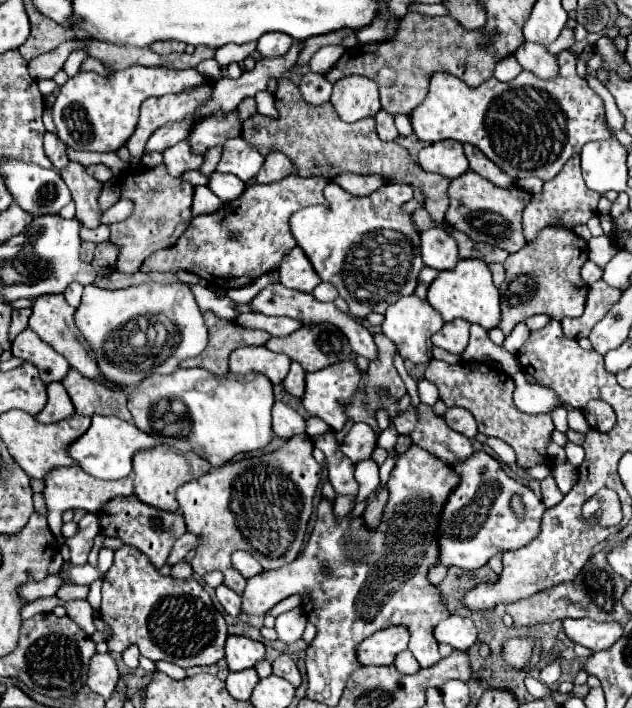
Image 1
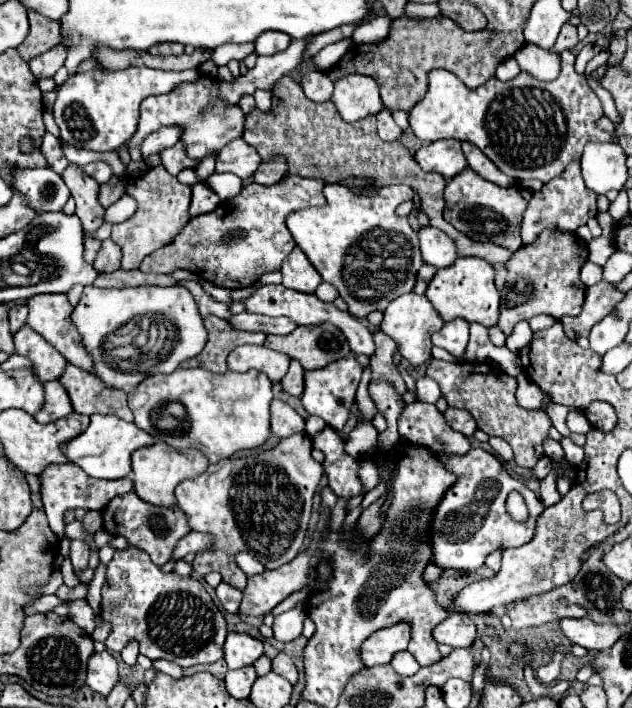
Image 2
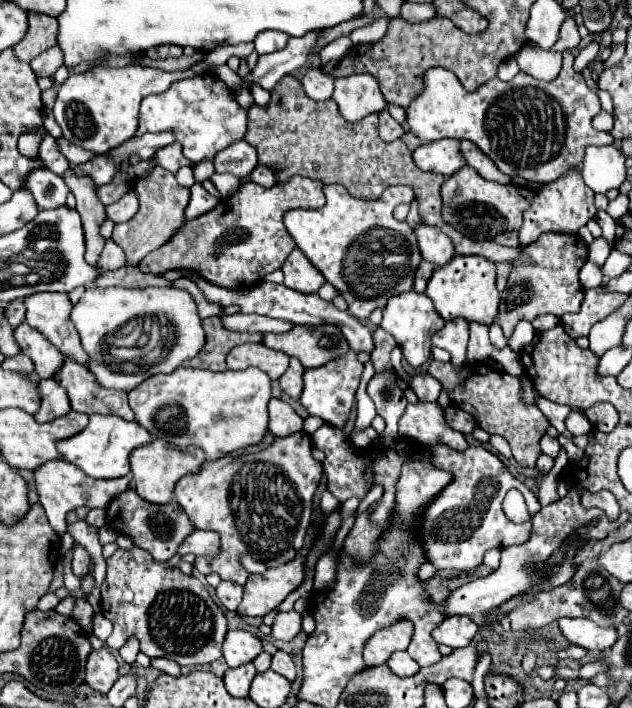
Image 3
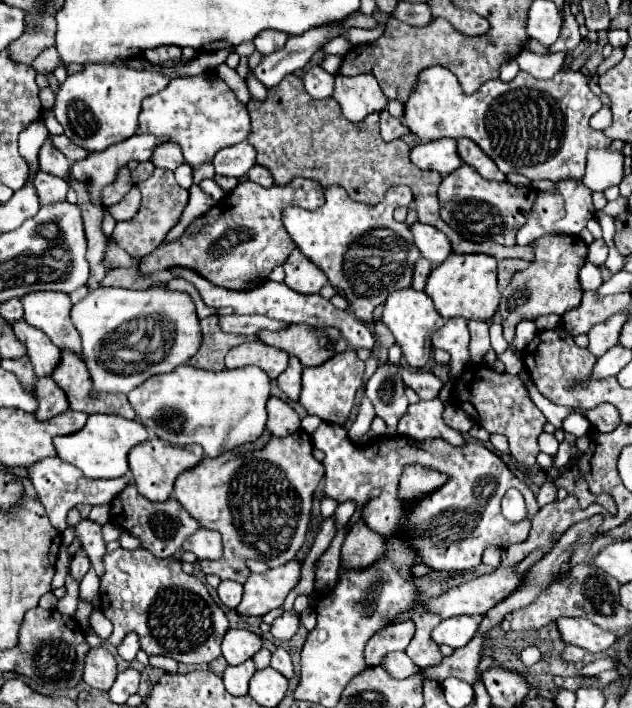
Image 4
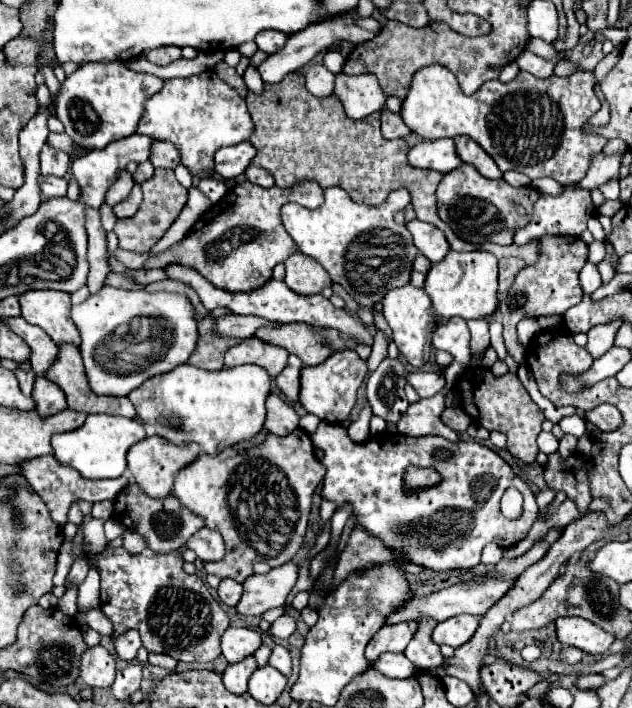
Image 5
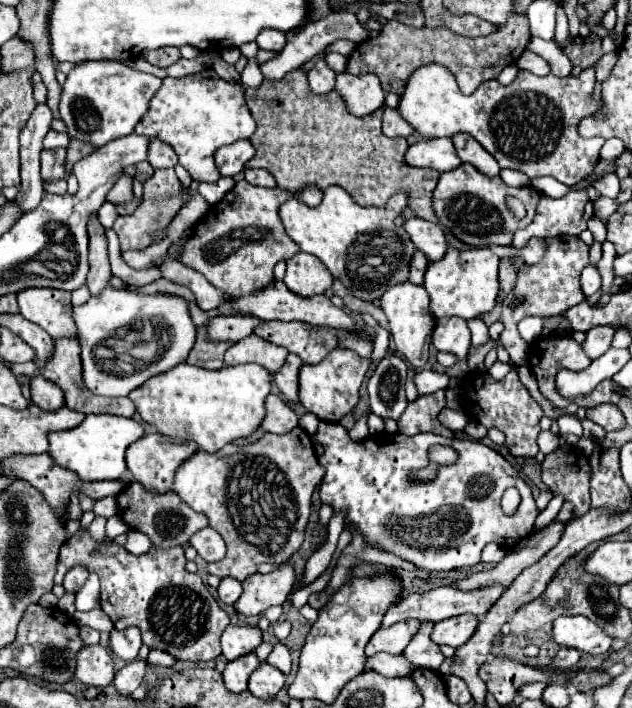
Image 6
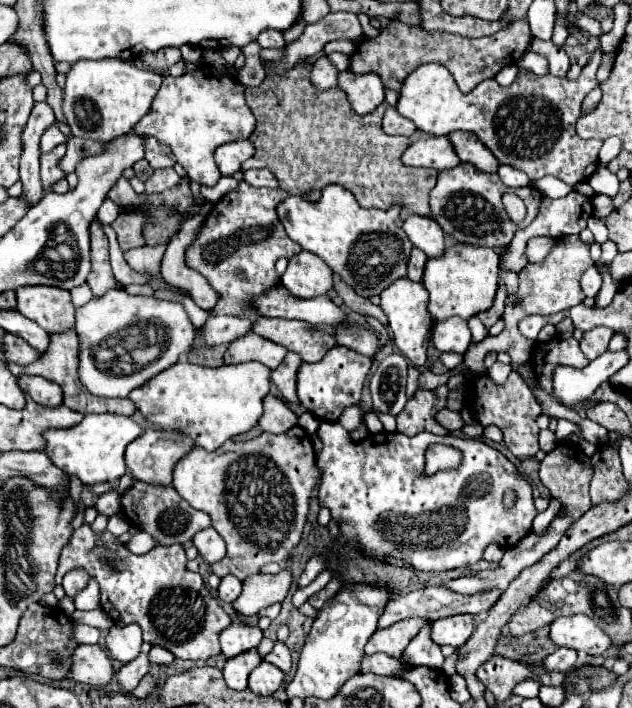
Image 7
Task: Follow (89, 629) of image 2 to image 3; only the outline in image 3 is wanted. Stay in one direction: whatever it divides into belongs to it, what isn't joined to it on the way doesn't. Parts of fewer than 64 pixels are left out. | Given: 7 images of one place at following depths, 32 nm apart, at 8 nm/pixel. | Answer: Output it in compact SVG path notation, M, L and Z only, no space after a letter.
M78 598L74 606L74 616L75 622L86 632L86 634L91 634L93 630L92 618L94 611L92 606L84 598Z

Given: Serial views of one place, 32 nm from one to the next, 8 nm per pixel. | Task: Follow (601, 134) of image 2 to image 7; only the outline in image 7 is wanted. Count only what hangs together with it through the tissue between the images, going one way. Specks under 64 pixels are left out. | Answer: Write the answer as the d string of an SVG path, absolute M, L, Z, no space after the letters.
M596 52L592 58L592 64L584 66L576 80L558 78L554 74L536 76L534 72L520 70L516 80L508 88L496 84L496 80L484 80L470 94L460 92L458 84L454 82L454 76L442 64L424 64L404 80L396 110L404 118L412 120L420 132L426 132L432 136L448 136L450 132L456 132L456 130L478 136L500 164L526 172L530 180L538 180L550 174L560 178L568 186L574 186L578 182L586 182L598 168L598 150L602 146L602 140L584 140L576 134L574 126L576 126L576 120L582 116L584 98L598 84L596 68L600 64L600 58L602 58L602 52Z

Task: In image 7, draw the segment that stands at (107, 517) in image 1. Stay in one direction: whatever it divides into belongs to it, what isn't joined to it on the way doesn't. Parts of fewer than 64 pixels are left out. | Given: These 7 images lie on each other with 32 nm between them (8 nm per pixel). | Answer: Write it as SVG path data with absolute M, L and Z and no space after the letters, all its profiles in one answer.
M134 482L134 486L122 494L120 504L122 504L122 514L126 516L126 520L138 526L140 530L148 532L158 546L186 544L196 532L210 526L210 518L204 512L194 510L188 502L184 502L172 486L154 488L144 482Z

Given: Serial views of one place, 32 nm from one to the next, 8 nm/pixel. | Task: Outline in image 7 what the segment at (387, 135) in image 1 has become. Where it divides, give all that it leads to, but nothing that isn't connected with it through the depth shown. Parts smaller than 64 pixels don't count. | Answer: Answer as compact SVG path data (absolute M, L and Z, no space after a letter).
M386 108L384 112L384 120L382 120L382 128L388 136L412 136L416 132L416 126L408 120L404 120L404 116L400 116L396 112L396 108Z

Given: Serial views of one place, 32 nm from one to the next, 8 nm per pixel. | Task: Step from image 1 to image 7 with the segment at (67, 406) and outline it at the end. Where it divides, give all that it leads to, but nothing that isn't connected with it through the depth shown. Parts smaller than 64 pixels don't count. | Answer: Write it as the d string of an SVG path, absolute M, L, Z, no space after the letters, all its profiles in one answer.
M20 376L18 384L30 394L30 398L40 406L60 406L62 404L62 388L42 376Z

